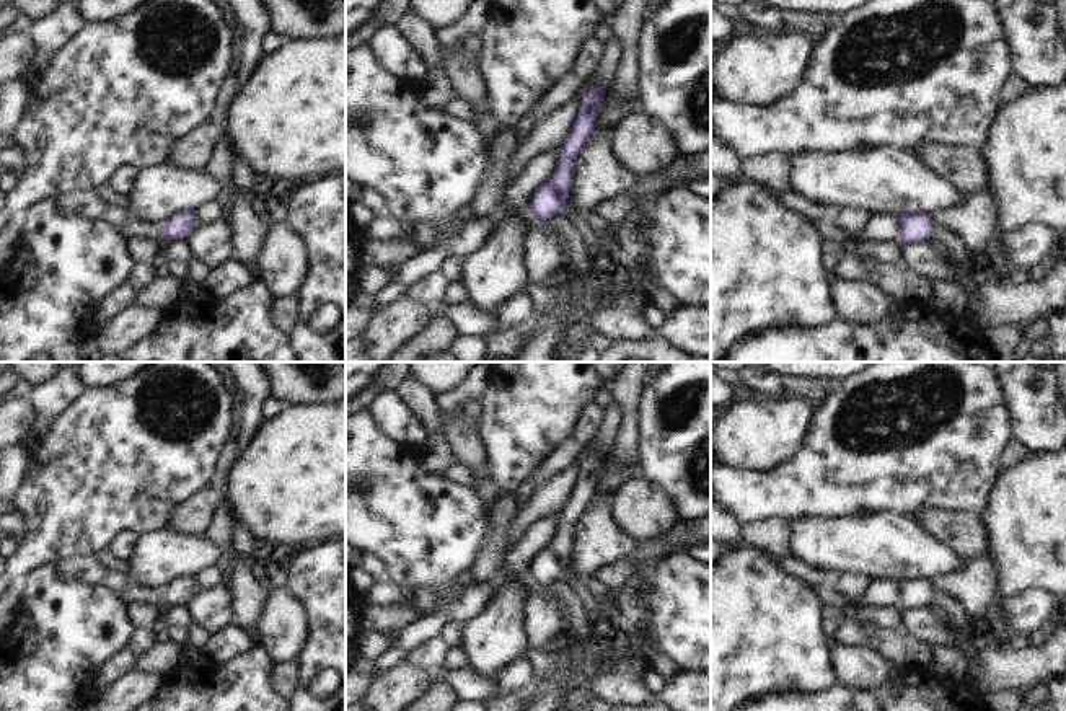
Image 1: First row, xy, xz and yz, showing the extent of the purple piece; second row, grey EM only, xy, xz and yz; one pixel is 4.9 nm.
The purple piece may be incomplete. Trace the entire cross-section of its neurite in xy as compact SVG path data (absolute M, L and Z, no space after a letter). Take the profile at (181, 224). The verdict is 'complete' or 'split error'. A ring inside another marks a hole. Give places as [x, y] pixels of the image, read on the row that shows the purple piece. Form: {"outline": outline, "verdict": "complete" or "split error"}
{"outline": "M191 209L178 210L165 222L165 238L181 240L189 238L196 225L196 214Z", "verdict": "complete"}

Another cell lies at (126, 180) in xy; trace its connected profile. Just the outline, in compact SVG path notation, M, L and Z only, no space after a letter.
M127 165L114 174L111 184L114 184L121 192L130 194L137 186L137 179L142 173L142 168L137 165Z

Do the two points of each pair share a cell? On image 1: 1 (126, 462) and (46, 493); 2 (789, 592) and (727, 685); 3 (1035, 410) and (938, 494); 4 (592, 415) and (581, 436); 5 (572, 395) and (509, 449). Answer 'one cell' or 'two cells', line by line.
1: one cell
2: one cell
3: two cells
4: one cell
5: one cell

